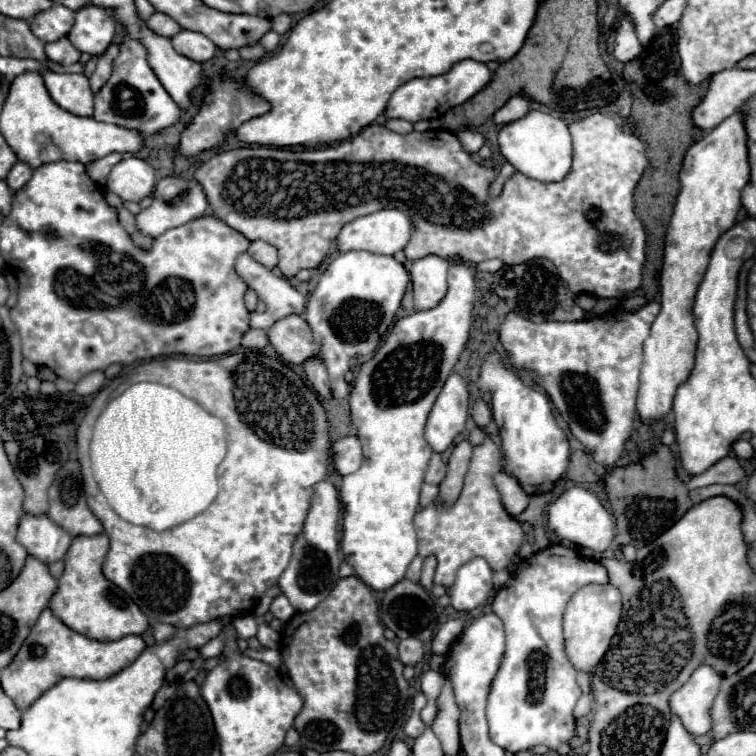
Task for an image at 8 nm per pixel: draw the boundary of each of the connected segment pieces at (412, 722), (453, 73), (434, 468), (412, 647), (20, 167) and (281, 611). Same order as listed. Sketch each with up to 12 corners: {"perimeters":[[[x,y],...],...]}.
{"perimeters":[[[412,714],[404,732],[410,738],[418,738],[426,724],[420,714]],[[462,60],[442,76],[400,86],[386,118],[432,120],[492,80],[486,64]],[[434,452],[424,482],[440,484],[446,476],[446,464]],[[416,638],[400,640],[398,652],[406,666],[416,666],[424,646]],[[16,162],[6,176],[12,190],[20,190],[30,180],[32,168]],[[284,594],[274,598],[269,611],[288,622],[296,610]]]}

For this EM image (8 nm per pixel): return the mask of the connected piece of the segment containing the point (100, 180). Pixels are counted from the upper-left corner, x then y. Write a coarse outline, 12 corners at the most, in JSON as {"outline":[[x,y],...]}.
{"outline":[[108,154],[86,166],[88,176],[106,186],[108,172],[118,164],[122,154]]}

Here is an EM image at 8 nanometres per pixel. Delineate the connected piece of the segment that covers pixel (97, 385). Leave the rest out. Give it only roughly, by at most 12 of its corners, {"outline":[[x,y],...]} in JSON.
{"outline":[[98,370],[84,376],[74,392],[80,396],[96,394],[106,382]]}

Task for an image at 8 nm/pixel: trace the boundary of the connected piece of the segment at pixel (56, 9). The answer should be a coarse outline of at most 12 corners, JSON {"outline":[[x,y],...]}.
{"outline":[[62,4],[38,12],[28,24],[42,42],[70,32],[74,12]]}

